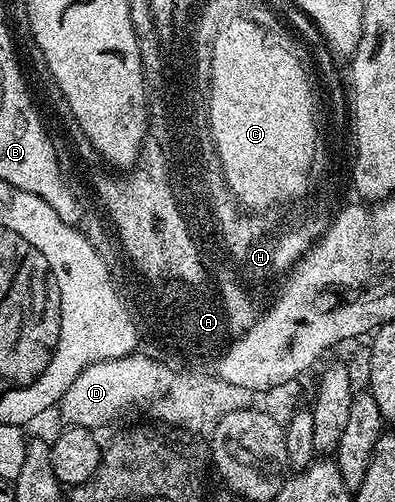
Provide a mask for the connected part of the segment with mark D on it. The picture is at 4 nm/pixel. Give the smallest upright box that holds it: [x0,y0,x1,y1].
[58,354,180,429]

